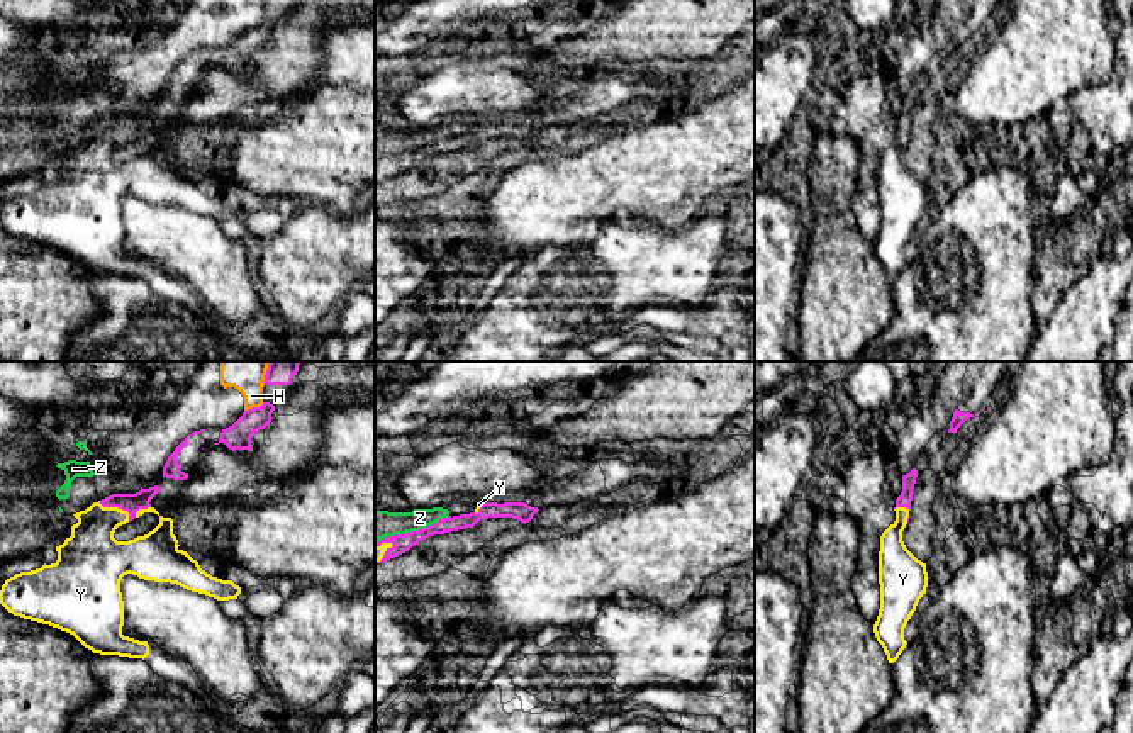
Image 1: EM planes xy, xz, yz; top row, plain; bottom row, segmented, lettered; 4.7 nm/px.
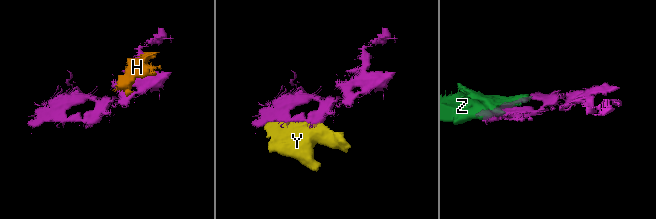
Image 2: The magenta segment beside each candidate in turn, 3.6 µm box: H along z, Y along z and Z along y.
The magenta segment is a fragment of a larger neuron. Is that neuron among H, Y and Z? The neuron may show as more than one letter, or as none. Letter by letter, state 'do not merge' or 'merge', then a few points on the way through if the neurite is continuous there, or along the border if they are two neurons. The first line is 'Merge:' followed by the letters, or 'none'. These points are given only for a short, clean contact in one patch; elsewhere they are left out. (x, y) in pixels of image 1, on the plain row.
Merge: Y
H: do not merge
Y: merge
Z: do not merge

